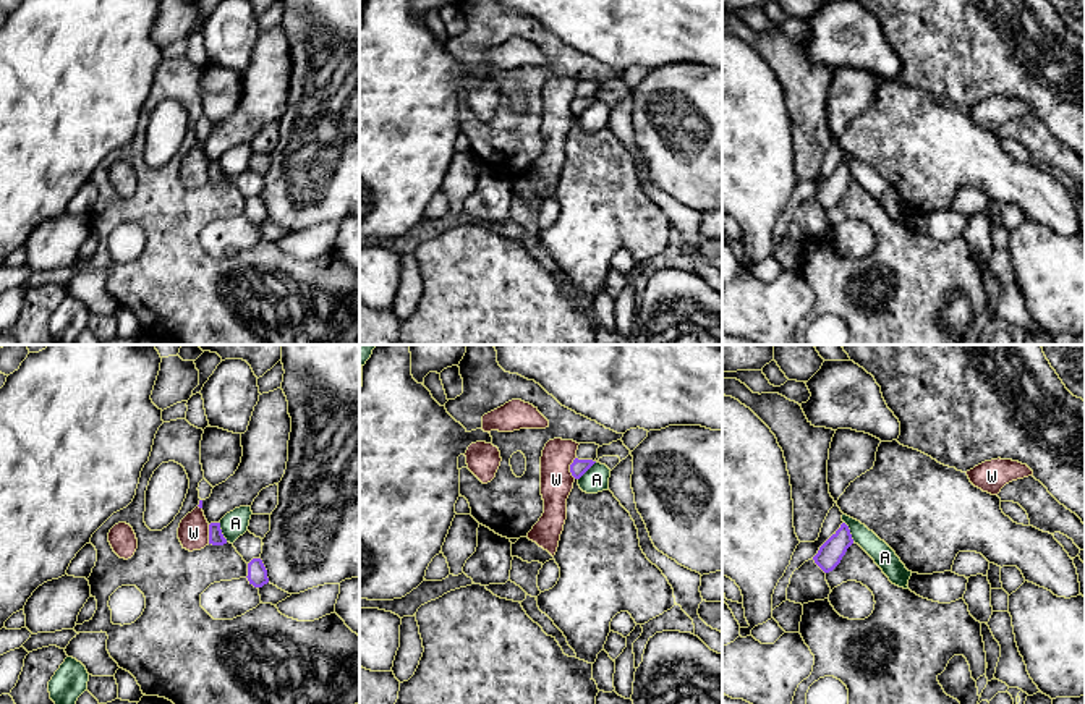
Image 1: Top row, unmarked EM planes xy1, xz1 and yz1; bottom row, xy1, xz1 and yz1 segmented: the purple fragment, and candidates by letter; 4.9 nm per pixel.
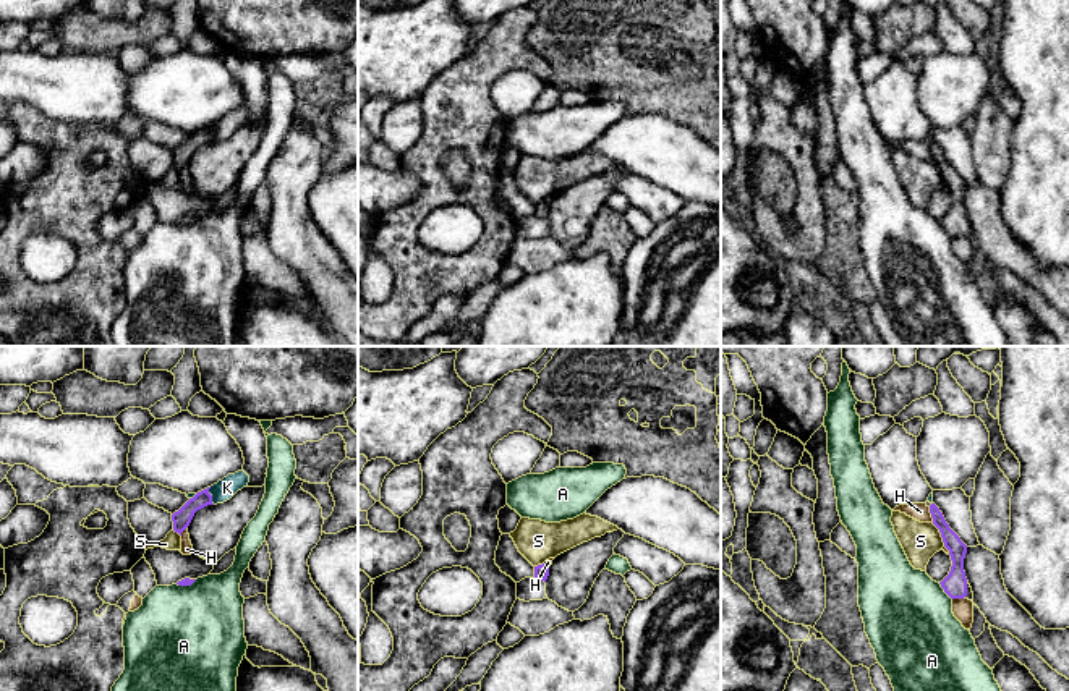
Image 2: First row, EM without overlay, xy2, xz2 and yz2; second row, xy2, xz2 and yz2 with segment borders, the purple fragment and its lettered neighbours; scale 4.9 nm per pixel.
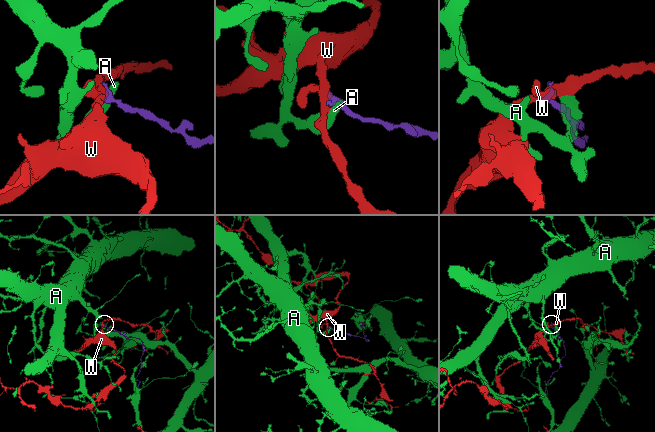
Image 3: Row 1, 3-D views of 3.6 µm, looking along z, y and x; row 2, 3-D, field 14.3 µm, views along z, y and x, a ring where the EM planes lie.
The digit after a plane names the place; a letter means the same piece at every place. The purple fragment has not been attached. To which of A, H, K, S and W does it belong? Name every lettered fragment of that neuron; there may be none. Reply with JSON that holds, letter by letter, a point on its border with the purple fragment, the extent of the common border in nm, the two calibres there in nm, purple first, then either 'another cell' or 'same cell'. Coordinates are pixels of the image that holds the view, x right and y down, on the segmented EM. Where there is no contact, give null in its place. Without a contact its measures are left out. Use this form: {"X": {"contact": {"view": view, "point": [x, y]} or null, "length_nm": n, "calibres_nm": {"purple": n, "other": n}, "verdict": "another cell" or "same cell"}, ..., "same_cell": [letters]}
{"A": {"contact": {"view": "xy1", "point": [221, 531]}, "length_nm": 110, "calibres_nm": {"purple": 80, "other": 130}, "verdict": "another cell"}, "H": {"contact": {"view": "yz2", "point": [932, 515]}, "length_nm": 80, "calibres_nm": {"purple": 90, "other": 90}, "verdict": "another cell"}, "K": {"contact": {"view": "xy2", "point": [211, 495]}, "length_nm": 90, "calibres_nm": {"purple": 90, "other": 100}, "verdict": "another cell"}, "S": {"contact": {"view": "yz2", "point": [941, 534]}, "length_nm": 140, "calibres_nm": {"purple": 110, "other": 190}, "verdict": "another cell"}, "W": {"contact": {"view": "xz1", "point": [570, 468]}, "length_nm": 110, "calibres_nm": {"purple": 80, "other": 160}, "verdict": "another cell"}, "same_cell": []}

